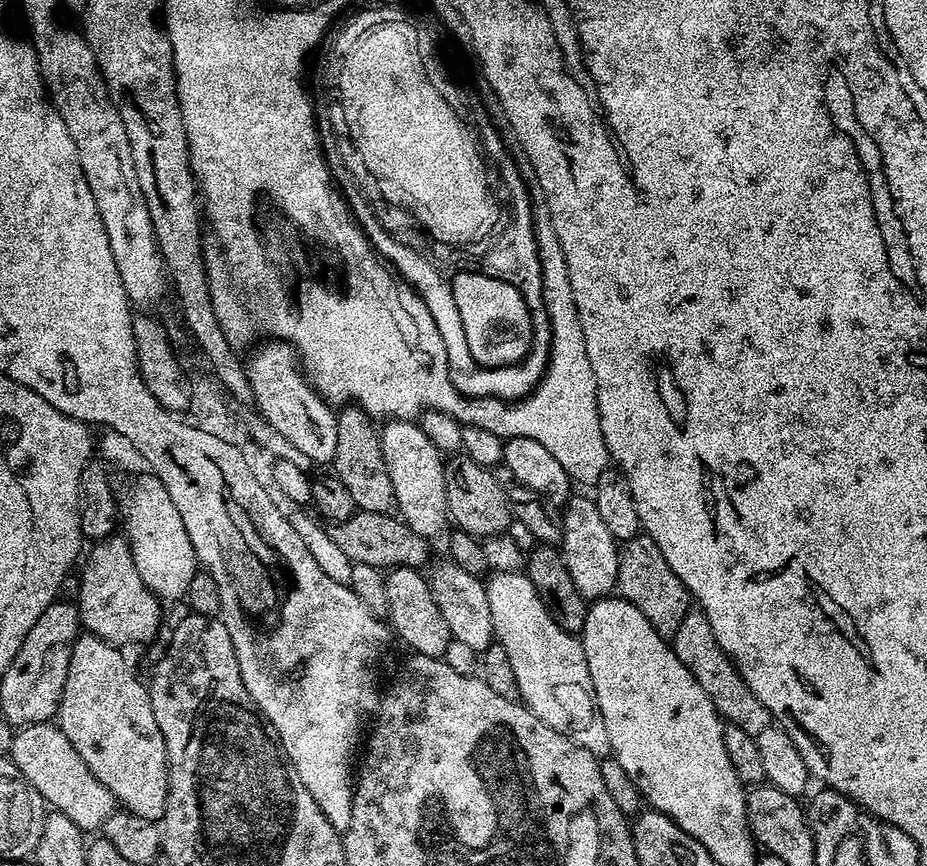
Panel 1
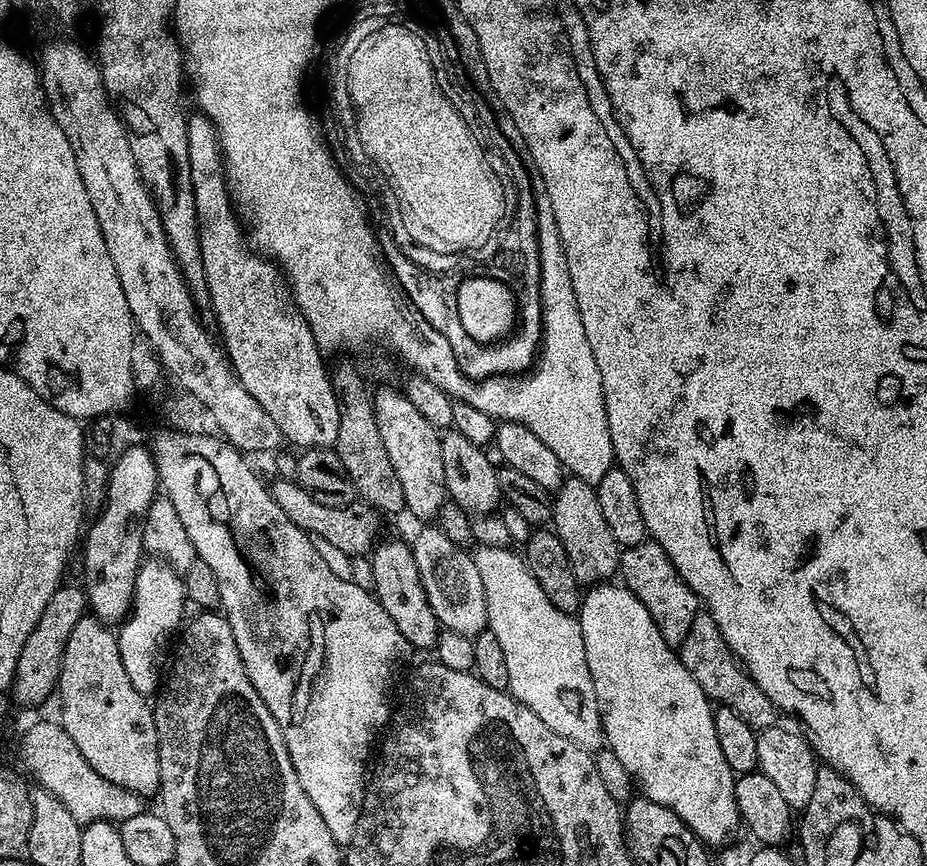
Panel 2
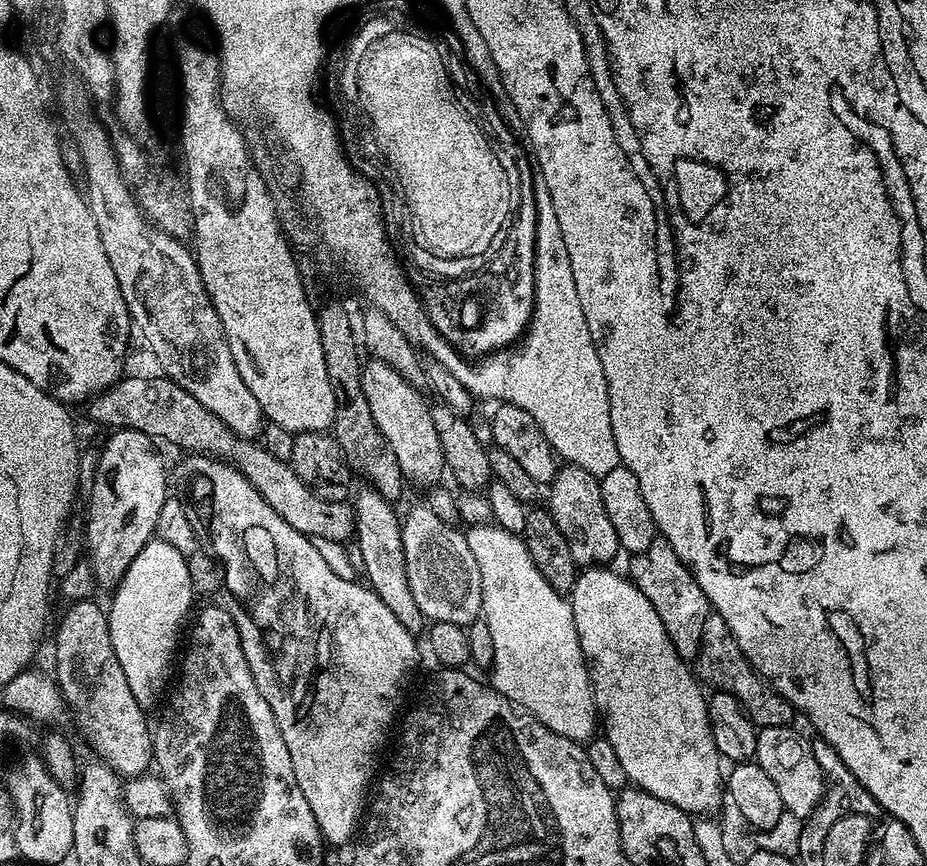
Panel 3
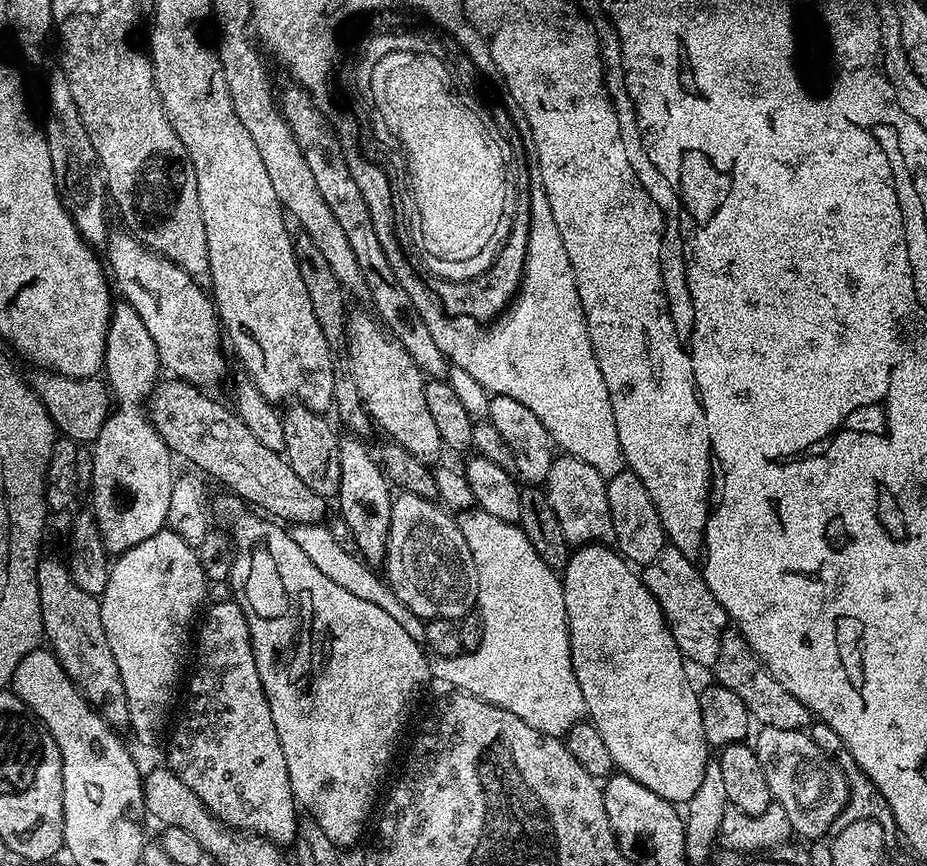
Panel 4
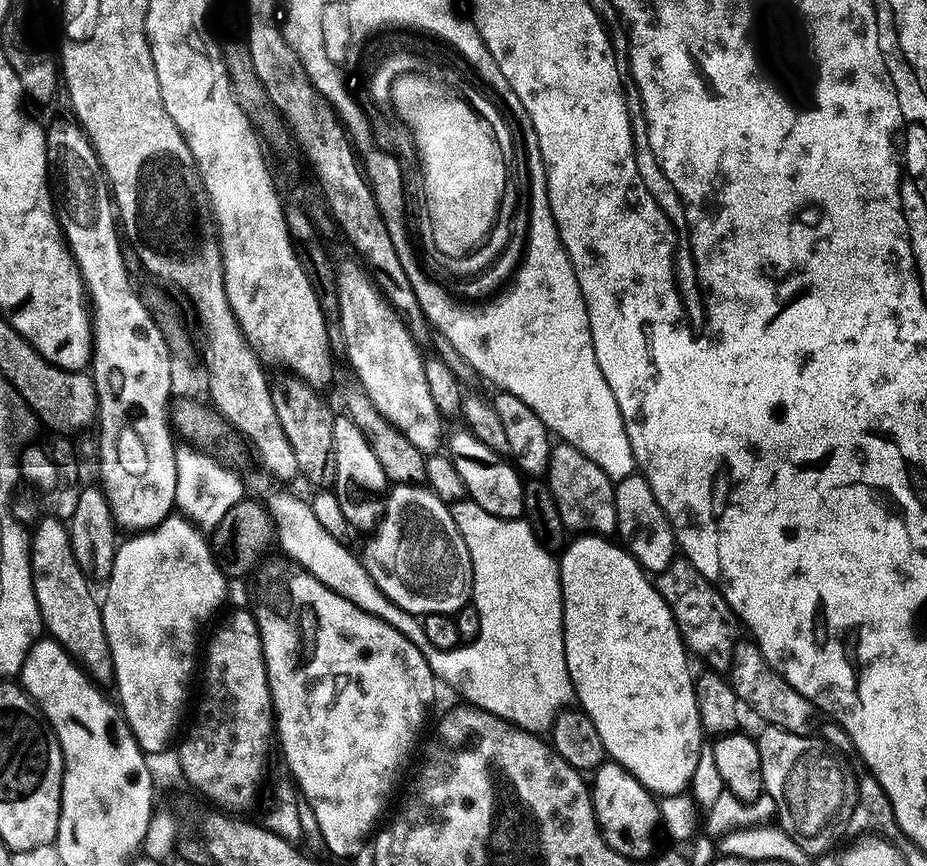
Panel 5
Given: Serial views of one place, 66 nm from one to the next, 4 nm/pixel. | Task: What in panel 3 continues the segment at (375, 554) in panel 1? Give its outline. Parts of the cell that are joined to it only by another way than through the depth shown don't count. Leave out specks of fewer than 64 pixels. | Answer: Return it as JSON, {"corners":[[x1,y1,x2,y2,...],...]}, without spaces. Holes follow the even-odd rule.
{"corners":[[125,375,111,388,87,401,89,418,96,424,109,424,112,430,130,427,136,432,145,432,153,441,165,440,168,444,177,444,185,448,188,454,207,454,234,465,248,479,250,486,254,486,254,490,258,490,258,494,270,502,270,507,303,536,311,536,315,541,328,539,343,545,353,539,356,514,351,503,326,502,326,498,318,498,308,484,294,474,289,461,274,458,267,446,255,439,237,439,222,419,206,410,182,386,167,378,159,379,147,380,144,376]]}

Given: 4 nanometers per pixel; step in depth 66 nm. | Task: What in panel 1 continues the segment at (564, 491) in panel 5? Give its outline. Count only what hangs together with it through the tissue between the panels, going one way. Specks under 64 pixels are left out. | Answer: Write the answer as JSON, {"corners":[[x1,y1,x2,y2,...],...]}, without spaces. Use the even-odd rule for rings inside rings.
{"corners":[[573,495,568,503,563,505,562,538,558,545,564,556,566,570,570,570,570,579,578,586,578,594,589,602,595,602,611,597,616,592,618,582,618,558,620,549,614,534,602,522,598,514,598,506,591,495]]}

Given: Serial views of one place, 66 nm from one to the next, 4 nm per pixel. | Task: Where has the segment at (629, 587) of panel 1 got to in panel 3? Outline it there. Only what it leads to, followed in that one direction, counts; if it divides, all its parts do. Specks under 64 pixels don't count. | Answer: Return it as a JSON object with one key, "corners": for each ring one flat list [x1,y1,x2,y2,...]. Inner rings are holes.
{"corners":[[662,538,650,542,650,550,635,553,629,560,632,561,628,564,626,575,634,586,638,586,638,590,642,590,642,594,646,594,658,618,662,618,662,626,666,626,666,634,670,642,674,642,674,650,678,650,684,661,695,661,702,642,702,626,706,626,706,618,712,612,712,604,706,594,702,594,702,586,698,586,694,574,682,563,678,554,674,554,670,542]]}

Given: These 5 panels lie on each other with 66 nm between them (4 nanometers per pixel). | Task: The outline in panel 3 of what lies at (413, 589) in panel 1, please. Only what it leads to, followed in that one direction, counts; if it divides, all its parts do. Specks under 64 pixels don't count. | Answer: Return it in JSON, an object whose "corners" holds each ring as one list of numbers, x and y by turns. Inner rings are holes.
{"corners":[[371,486,357,491,354,496,354,511,356,514,356,530,354,540,362,548,365,568,362,576,369,588,386,602,388,609,413,634,425,631,426,618,414,602,414,594,410,594,410,582,406,578,406,554,402,550,401,517,396,516,393,501,382,498]]}

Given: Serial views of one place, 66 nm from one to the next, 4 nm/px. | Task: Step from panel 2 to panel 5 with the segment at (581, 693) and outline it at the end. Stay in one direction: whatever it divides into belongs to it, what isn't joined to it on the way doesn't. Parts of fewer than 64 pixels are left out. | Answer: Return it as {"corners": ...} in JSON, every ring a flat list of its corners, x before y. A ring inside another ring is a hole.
{"corners":[[470,498,453,500,450,507,454,522,458,526,458,534,462,534,462,538,466,542,466,550,470,550,470,562,472,563,471,603,478,610,478,617,481,619,481,629,478,630,476,638,468,643,461,643,458,648,438,650,438,646,432,646,431,648,424,648,422,654,426,658,430,670,436,676,437,681,441,685,449,684,464,699,461,701,467,702,471,707,481,708,483,712,488,712,491,716,496,716,500,720,507,720,515,724,517,728,523,728,526,732,547,733,557,716,565,711,574,700,572,683,570,682,570,670,566,670,564,627,562,626,562,590,560,589,560,566,557,557,538,542,538,538,532,532,531,526,523,518,518,520,498,518,494,514,482,510,482,506,478,506]]}

